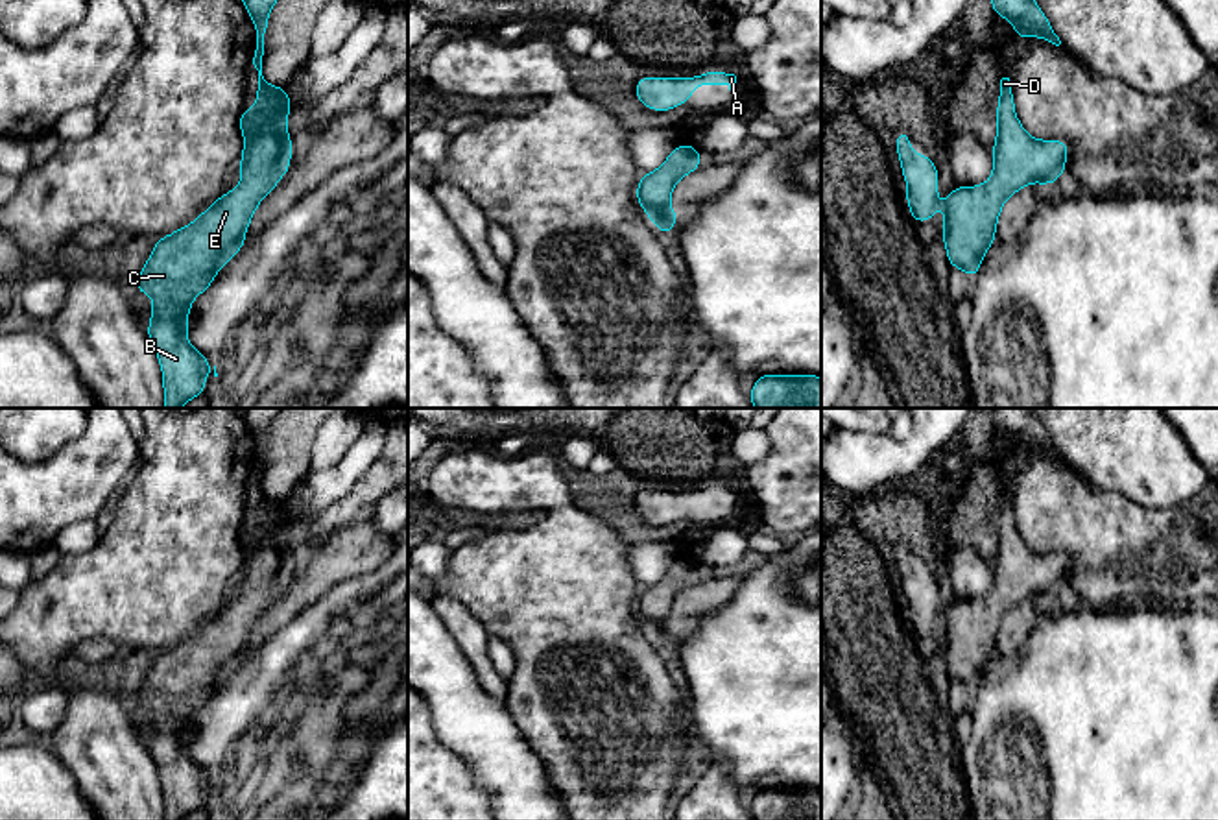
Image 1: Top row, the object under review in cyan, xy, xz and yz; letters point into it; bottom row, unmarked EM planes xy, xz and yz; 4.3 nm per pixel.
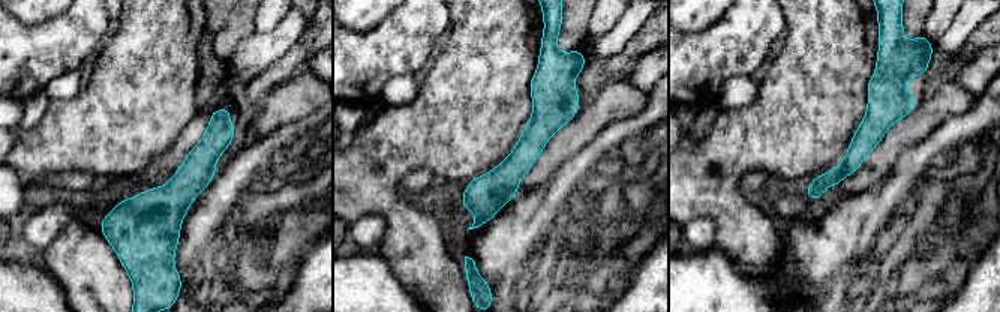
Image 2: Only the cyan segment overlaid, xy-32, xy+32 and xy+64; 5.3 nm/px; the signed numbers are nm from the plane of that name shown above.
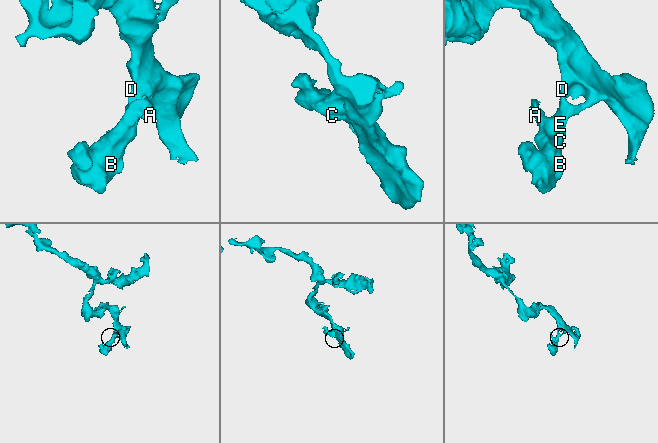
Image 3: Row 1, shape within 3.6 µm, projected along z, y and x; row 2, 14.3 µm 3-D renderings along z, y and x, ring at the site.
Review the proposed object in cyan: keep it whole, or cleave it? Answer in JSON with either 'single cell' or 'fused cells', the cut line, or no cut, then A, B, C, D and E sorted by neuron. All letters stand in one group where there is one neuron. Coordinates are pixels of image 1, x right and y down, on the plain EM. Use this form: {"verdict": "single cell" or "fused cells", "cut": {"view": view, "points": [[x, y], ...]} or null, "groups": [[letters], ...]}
{"verdict": "single cell", "cut": null, "groups": [["A", "B", "C", "D", "E"]]}

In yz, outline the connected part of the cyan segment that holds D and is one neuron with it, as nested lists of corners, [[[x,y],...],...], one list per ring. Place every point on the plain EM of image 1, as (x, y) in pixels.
[[[1002,491],[993,589],[980,600],[956,600],[941,619],[947,628],[941,650],[949,678],[973,693],[997,654],[995,643],[1006,613],[1028,597],[1056,597],[1065,584],[1067,567],[1067,556],[1037,554],[1024,545],[1015,530],[1009,491]]]

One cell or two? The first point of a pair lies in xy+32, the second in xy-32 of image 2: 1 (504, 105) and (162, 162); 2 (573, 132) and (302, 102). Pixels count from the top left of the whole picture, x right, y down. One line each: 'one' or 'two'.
1: two
2: one

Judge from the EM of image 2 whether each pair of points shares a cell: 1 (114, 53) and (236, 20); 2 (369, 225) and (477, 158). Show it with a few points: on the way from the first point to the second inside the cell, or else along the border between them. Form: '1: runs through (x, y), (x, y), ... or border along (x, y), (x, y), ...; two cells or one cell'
1: border along (204, 15), (207, 30); two cells
2: border along (359, 215), (384, 219), (378, 251); two cells

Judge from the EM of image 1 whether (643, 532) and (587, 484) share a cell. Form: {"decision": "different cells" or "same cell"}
{"decision": "same cell"}

